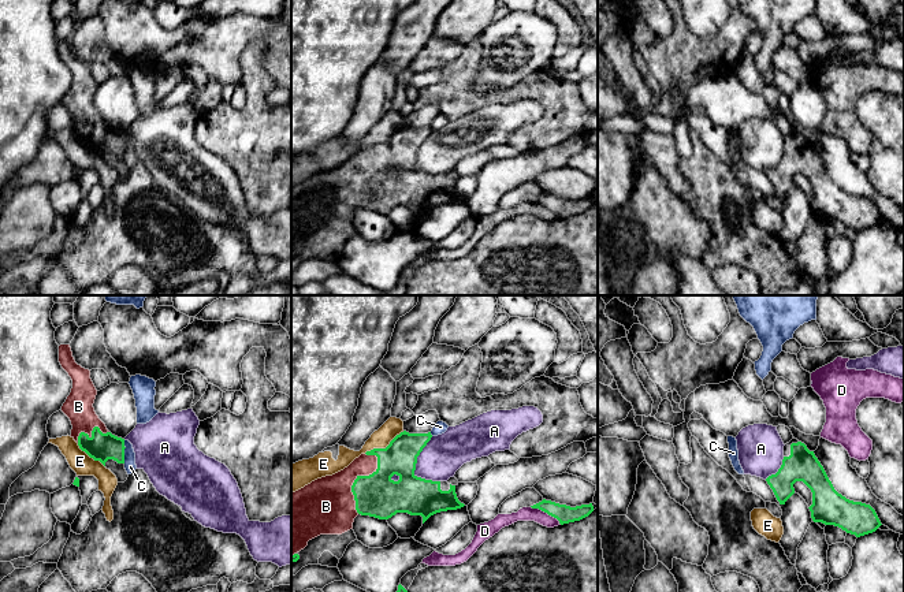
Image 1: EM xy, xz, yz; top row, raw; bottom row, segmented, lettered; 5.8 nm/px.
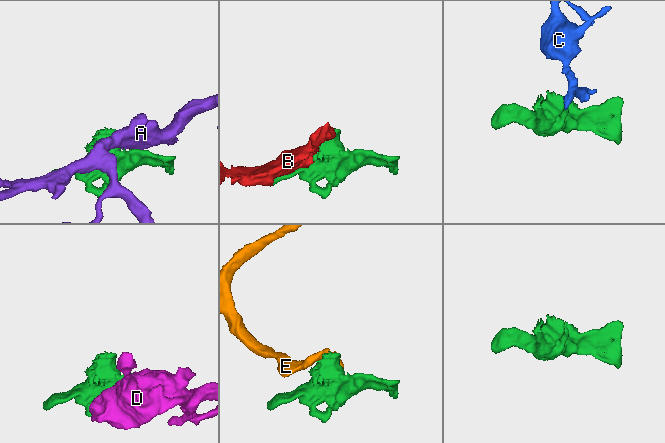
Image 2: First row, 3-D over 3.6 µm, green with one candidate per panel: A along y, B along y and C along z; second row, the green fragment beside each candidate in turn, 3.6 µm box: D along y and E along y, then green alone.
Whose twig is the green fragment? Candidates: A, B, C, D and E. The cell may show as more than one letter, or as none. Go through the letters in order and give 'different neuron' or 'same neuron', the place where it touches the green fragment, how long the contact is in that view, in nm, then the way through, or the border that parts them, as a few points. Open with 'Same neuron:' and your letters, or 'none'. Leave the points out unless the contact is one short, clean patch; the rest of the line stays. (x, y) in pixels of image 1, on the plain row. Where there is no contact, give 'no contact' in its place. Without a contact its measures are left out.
Same neuron: B
A: different neuron | xz (415, 162) | 280 nm
B: same neuron | xz (356, 172) | 360 nm
C: different neuron | xy (123, 145) | 140 nm | along xy (123, 134), (125, 156)
D: different neuron | xz (546, 205) | 220 nm
E: different neuron | xz (383, 142) | 280 nm

